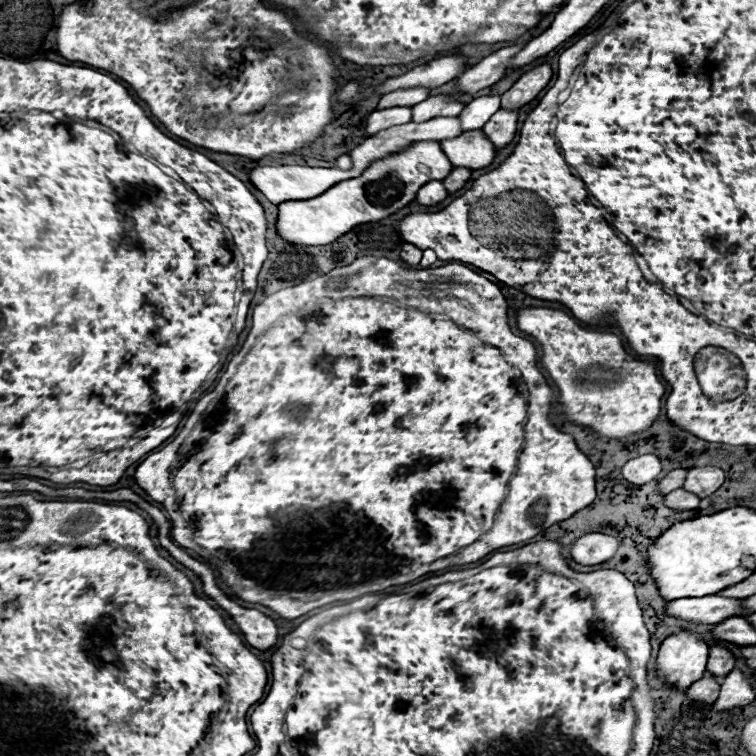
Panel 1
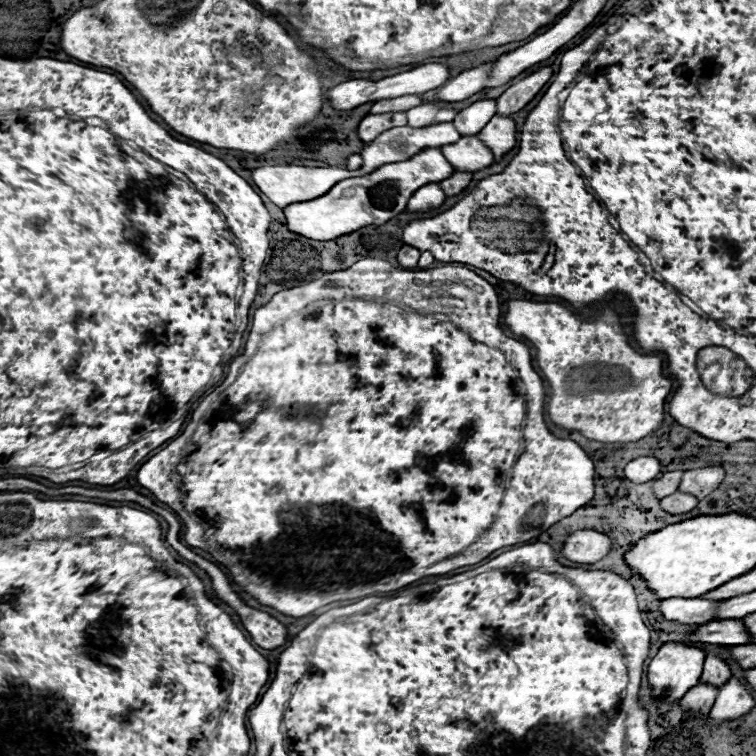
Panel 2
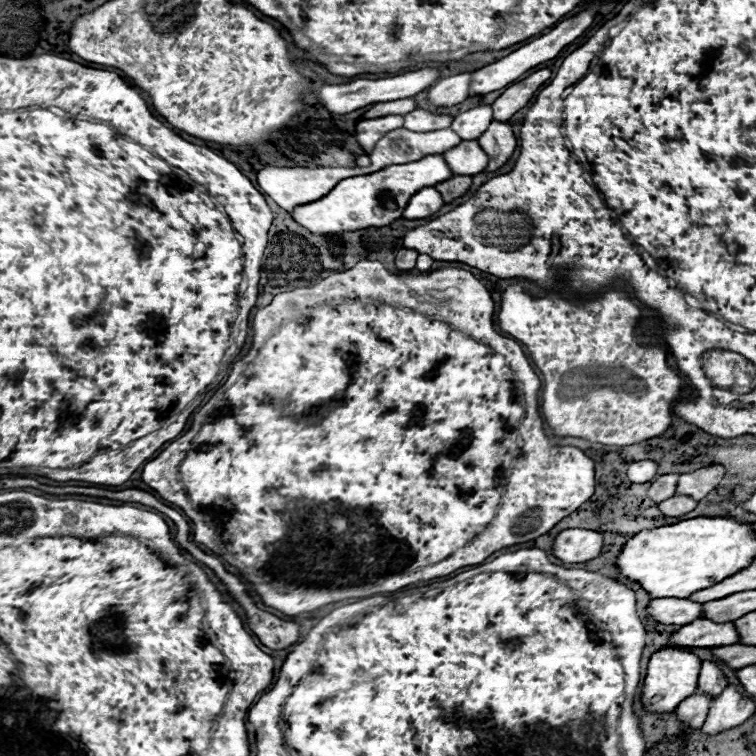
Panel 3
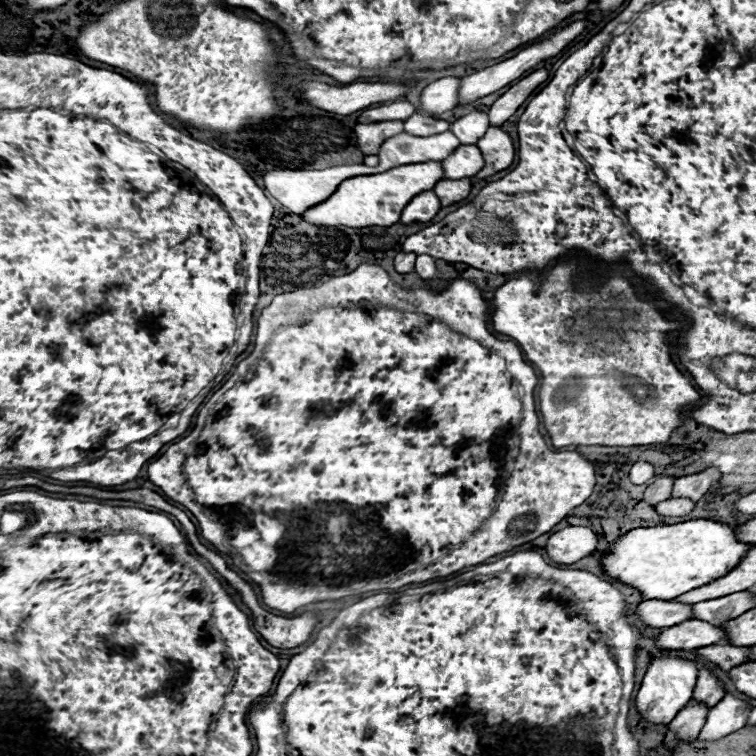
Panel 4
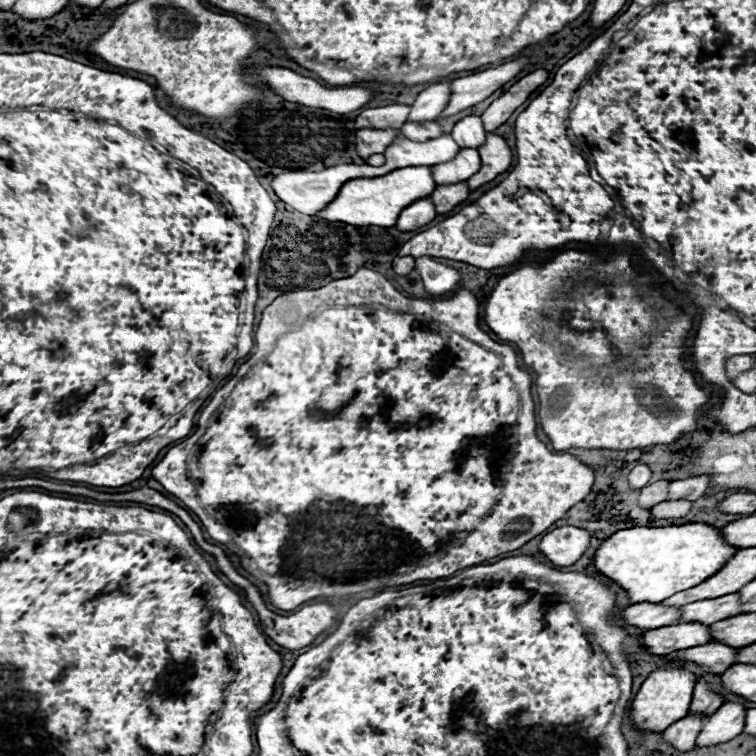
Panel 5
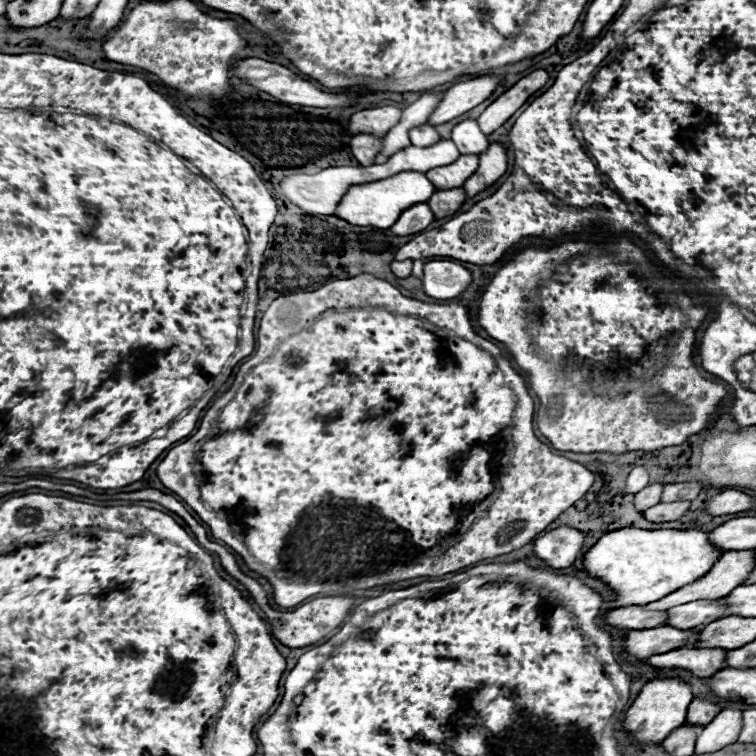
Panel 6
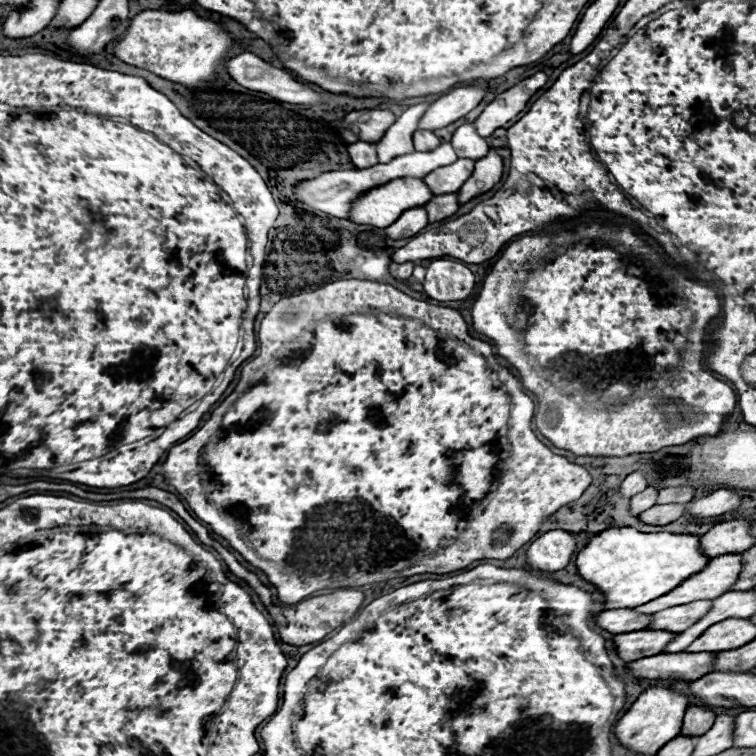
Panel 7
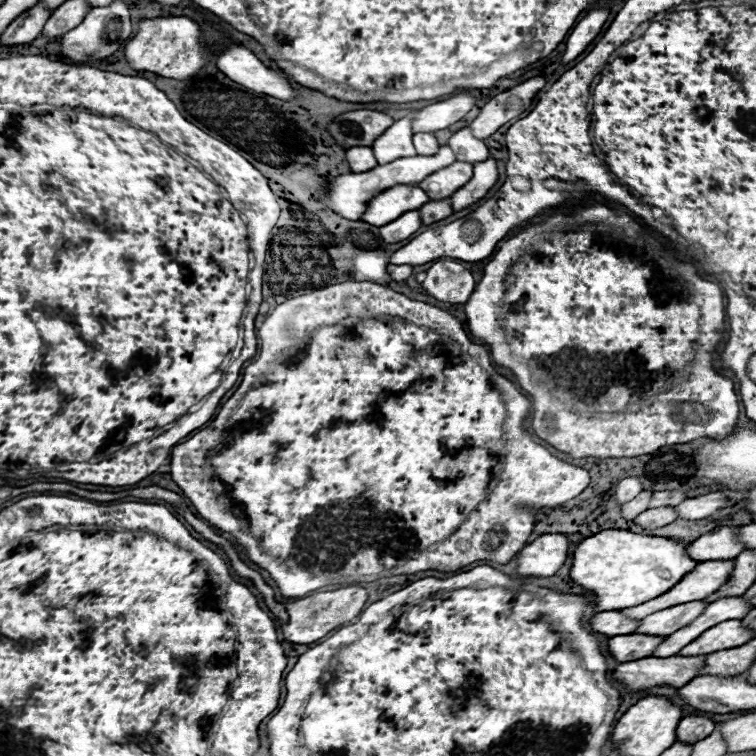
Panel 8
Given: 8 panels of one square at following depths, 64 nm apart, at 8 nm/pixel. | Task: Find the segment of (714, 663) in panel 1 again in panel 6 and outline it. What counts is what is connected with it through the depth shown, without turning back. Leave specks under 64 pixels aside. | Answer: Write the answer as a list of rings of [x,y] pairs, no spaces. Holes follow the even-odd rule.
[[[694,698],[688,706],[688,716],[686,716],[686,724],[692,726],[700,726],[704,728],[708,722],[712,722],[712,718],[720,712],[720,706],[716,706],[714,702],[708,702],[704,698]]]

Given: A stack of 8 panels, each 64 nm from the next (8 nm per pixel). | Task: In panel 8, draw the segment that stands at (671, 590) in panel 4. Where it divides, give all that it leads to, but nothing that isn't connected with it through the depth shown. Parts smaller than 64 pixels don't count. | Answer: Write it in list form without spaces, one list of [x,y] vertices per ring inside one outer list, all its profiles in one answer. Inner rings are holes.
[[[602,530],[584,538],[574,550],[570,578],[596,596],[598,612],[624,610],[670,590],[698,562],[686,556],[688,542],[642,536],[628,530]]]

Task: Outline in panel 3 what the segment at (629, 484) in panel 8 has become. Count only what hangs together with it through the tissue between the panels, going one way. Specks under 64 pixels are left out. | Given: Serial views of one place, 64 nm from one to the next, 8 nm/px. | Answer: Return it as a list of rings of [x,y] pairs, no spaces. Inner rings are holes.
[[[652,460],[634,462],[634,464],[630,464],[630,468],[628,468],[628,478],[630,478],[630,482],[634,482],[634,484],[650,482],[654,476],[656,476],[656,464],[654,464]]]

